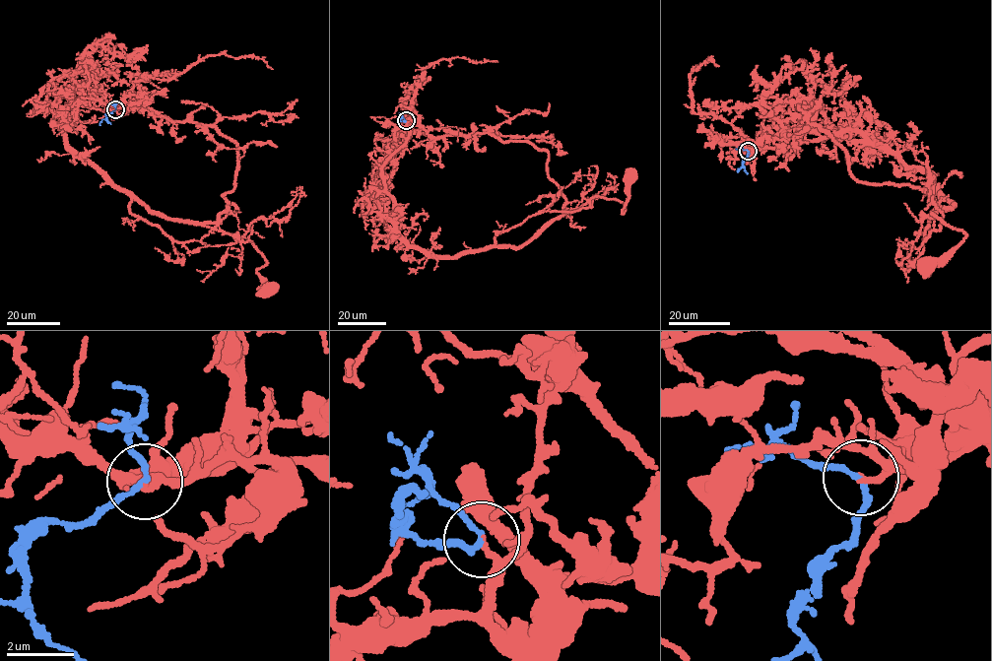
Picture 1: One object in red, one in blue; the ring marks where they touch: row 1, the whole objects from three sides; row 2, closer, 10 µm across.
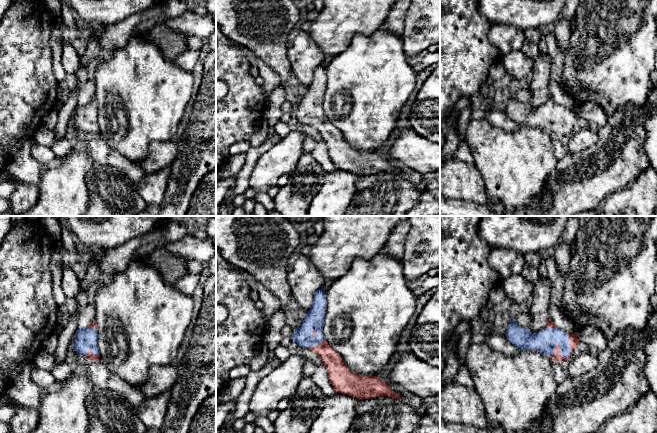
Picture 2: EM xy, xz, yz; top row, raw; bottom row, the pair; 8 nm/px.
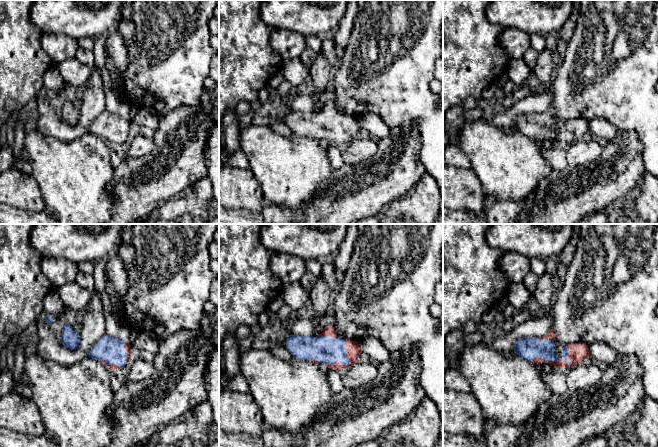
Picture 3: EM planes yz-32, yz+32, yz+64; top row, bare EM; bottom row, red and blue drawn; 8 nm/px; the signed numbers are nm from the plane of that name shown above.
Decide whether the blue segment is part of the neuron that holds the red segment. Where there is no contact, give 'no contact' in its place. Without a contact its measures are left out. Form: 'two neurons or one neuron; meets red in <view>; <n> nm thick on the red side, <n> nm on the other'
one neuron; meets red in yz; 80 nm thick on the red side, 190 nm on the other

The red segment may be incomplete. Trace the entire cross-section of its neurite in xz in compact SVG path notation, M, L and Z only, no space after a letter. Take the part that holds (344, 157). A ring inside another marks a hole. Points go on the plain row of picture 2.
M321 65L314 69L311 85L304 92L302 102L294 107L293 118L314 127L327 145L329 156L336 168L354 172L359 176L388 172L401 176L389 159L378 152L365 152L350 147L340 130L325 115L322 105L327 86L326 69Z

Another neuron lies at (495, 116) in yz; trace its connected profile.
M490 81L484 82L481 85L479 91L484 98L491 98L491 102L488 104L486 108L486 114L484 118L493 126L502 128L507 132L513 132L522 128L521 125L517 124L513 121L506 113L505 110L501 110L496 107L493 100L493 86Z

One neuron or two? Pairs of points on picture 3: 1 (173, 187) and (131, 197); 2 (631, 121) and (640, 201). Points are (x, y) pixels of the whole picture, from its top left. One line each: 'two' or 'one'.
1: one
2: two

